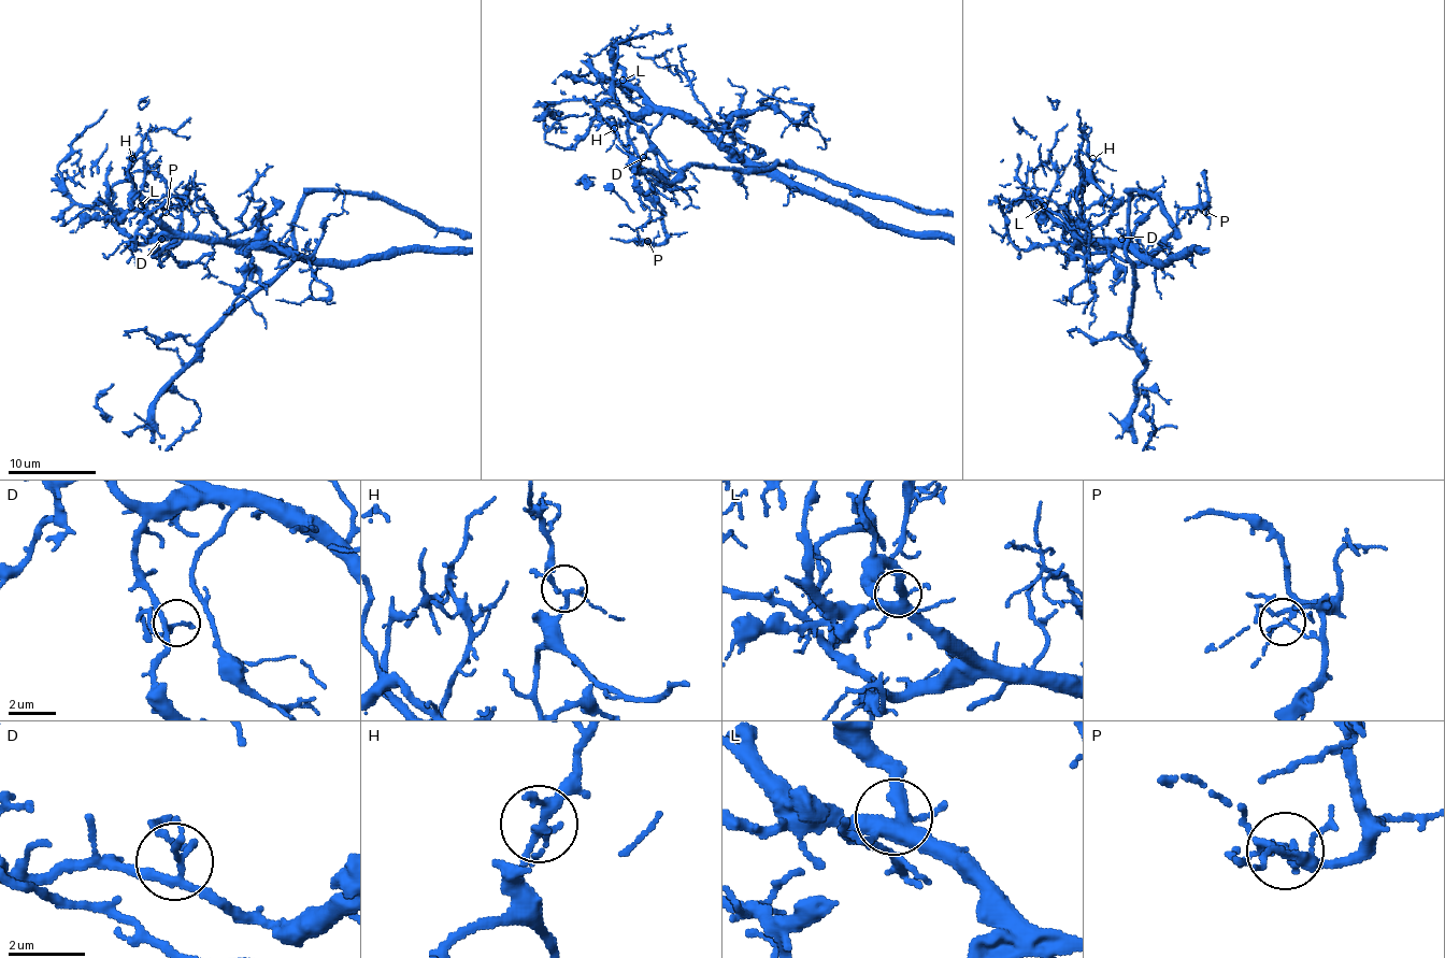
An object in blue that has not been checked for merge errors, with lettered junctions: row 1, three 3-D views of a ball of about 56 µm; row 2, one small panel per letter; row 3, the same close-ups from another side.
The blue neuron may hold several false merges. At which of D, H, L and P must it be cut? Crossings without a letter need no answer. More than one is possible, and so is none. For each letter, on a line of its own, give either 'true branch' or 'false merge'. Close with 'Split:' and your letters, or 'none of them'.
D: true branch
H: true branch
L: true branch
P: true branch
Split: none of them

